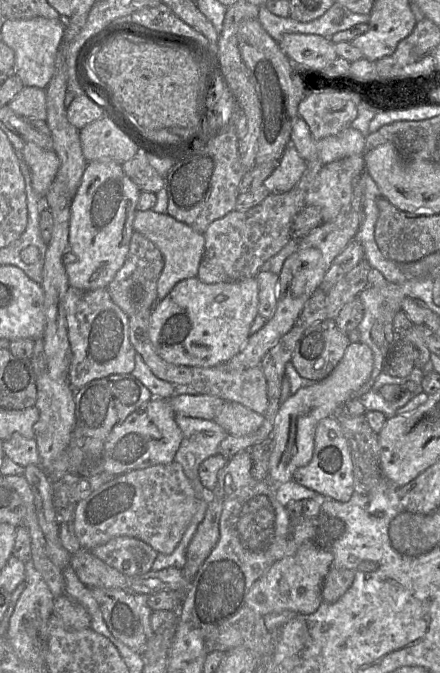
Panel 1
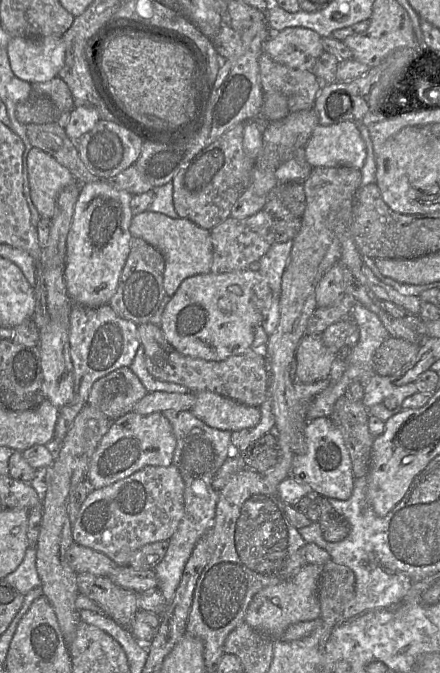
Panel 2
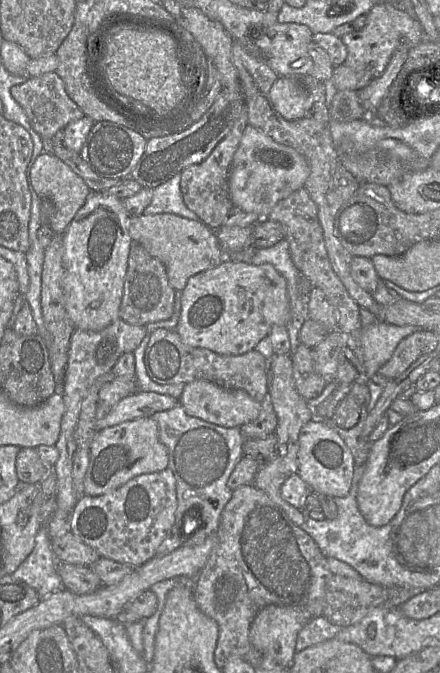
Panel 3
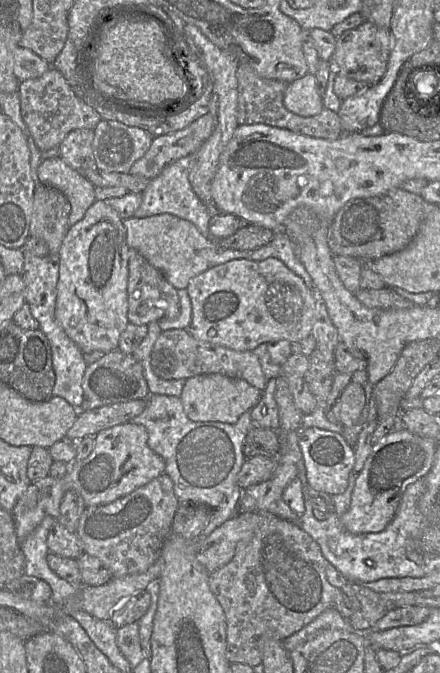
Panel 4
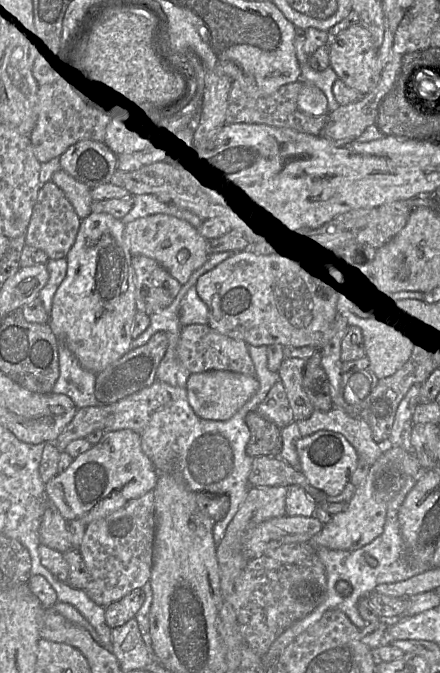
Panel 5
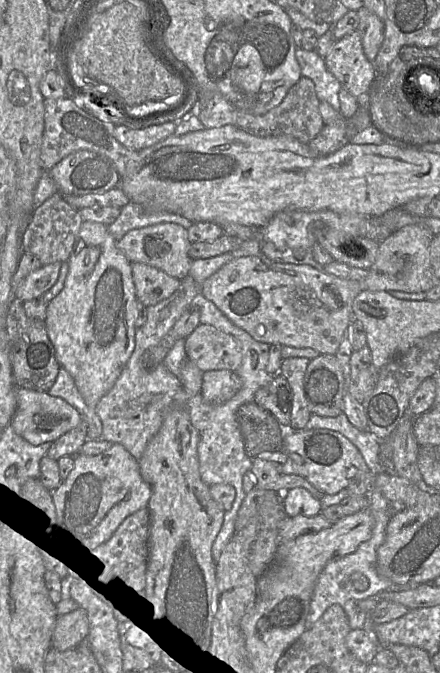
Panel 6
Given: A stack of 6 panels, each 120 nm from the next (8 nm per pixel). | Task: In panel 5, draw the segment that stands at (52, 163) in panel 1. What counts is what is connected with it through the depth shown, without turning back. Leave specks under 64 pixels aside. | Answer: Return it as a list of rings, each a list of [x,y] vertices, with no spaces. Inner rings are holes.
[[[62,169],[53,174],[51,181],[64,192],[80,219],[83,220],[92,213],[91,188]]]

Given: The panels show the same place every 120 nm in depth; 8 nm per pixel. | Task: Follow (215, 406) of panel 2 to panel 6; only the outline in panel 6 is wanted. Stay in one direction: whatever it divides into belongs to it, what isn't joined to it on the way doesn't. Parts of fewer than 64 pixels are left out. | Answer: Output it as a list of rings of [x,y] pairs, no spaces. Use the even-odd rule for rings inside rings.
[[[212,370],[203,372],[200,395],[210,405],[219,405],[231,399],[242,387],[235,371]]]

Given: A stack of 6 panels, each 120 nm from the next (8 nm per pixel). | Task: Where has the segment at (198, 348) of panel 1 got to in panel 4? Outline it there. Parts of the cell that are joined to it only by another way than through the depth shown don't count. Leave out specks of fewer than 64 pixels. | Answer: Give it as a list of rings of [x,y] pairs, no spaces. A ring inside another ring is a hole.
[[[279,259],[231,260],[213,266],[192,278],[186,289],[192,304],[192,322],[188,330],[200,341],[210,342],[235,351],[253,351],[262,343],[279,340],[295,342],[312,334],[318,296],[301,277]]]

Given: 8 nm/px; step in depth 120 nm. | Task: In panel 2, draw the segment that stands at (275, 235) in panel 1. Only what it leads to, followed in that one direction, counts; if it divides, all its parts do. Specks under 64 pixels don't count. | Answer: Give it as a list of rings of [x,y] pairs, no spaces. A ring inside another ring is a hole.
[[[264,209],[244,219],[227,218],[210,230],[213,245],[212,273],[226,273],[249,269],[250,265],[258,262],[270,249],[270,228],[274,218]]]

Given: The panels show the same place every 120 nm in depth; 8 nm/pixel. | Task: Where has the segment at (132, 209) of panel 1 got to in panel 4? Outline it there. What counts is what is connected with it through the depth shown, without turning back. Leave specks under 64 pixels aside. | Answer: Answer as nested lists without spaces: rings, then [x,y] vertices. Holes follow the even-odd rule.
[[[96,200],[63,240],[55,317],[85,355],[118,350],[120,336],[129,324],[129,249],[123,220],[103,200]]]

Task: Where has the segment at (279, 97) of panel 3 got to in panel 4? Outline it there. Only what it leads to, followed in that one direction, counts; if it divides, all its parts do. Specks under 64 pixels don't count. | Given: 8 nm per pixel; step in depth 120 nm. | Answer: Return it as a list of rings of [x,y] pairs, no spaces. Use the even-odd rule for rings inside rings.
[[[307,73],[304,77],[289,83],[283,103],[290,112],[302,117],[319,114],[324,105],[314,74]]]

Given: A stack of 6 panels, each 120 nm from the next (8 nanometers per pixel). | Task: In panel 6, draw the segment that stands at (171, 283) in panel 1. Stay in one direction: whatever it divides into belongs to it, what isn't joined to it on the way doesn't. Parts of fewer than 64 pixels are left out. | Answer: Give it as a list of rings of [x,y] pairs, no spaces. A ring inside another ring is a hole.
[[[161,222],[130,230],[117,242],[117,248],[131,263],[146,264],[182,280],[189,274],[193,262],[188,254],[191,244],[187,229],[176,223]]]

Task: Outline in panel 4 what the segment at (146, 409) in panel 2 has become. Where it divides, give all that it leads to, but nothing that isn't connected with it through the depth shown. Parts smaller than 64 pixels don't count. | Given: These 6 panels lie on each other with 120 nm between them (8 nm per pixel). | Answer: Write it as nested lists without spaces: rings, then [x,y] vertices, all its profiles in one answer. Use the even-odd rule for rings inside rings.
[[[137,399],[88,411],[78,410],[78,417],[65,440],[79,441],[86,436],[96,436],[103,430],[130,422],[145,410],[147,402],[147,399]]]

